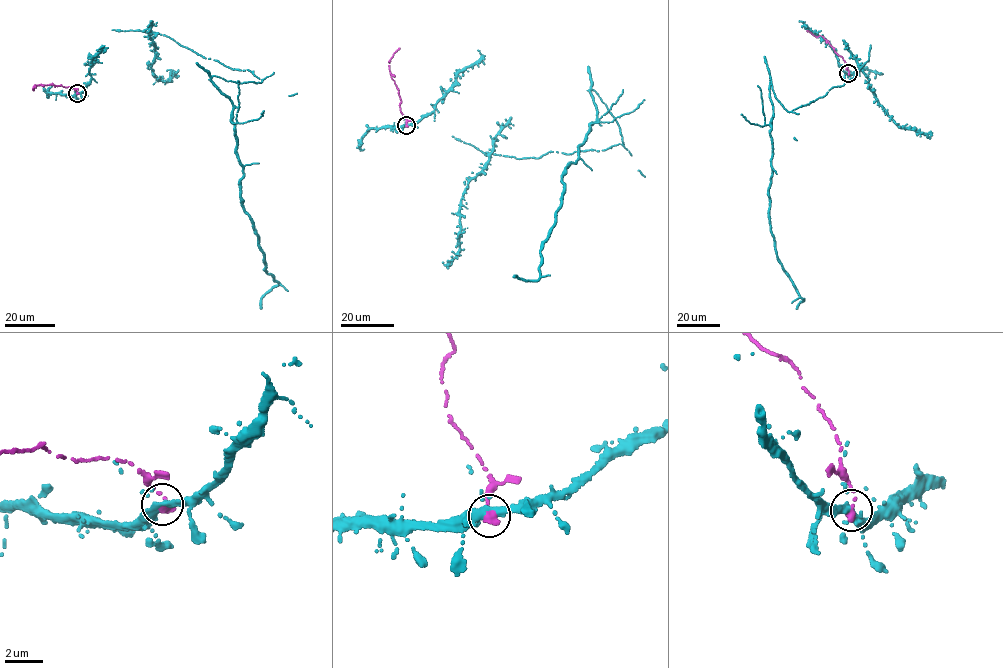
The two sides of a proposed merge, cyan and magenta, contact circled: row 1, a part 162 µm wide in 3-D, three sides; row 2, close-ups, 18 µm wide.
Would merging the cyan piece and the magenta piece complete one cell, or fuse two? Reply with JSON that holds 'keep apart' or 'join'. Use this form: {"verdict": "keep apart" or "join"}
{"verdict": "keep apart"}

